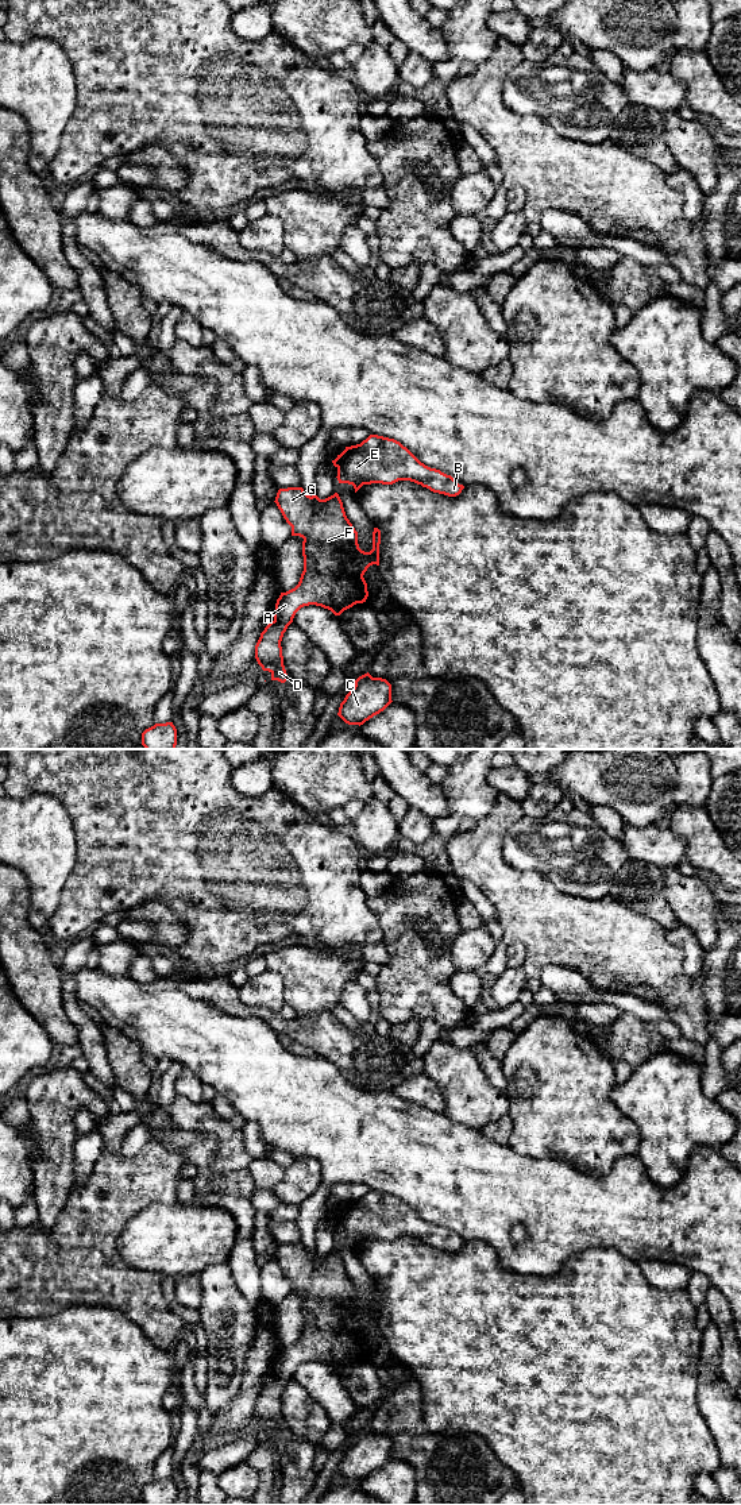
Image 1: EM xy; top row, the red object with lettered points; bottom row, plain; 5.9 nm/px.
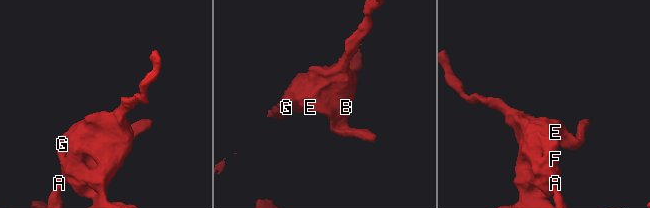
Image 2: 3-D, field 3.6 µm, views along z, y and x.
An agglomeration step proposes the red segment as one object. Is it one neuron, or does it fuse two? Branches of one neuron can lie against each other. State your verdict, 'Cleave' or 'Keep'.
Cleave

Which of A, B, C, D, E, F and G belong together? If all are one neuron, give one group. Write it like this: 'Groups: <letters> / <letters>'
Groups: A B C E F G / D

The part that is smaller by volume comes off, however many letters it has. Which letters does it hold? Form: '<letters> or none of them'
D

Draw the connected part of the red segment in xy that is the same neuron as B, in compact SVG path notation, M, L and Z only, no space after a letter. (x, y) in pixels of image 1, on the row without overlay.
M378 1191L346 1203L332 1219L337 1224L339 1239L352 1240L355 1249L363 1240L393 1240L398 1236L410 1236L448 1253L456 1253L464 1244L451 1231L421 1219L400 1197Z

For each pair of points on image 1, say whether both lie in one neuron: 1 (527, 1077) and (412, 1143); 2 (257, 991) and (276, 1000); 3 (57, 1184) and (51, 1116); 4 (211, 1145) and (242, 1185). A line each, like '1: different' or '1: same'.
1: different
2: same
3: same
4: same

